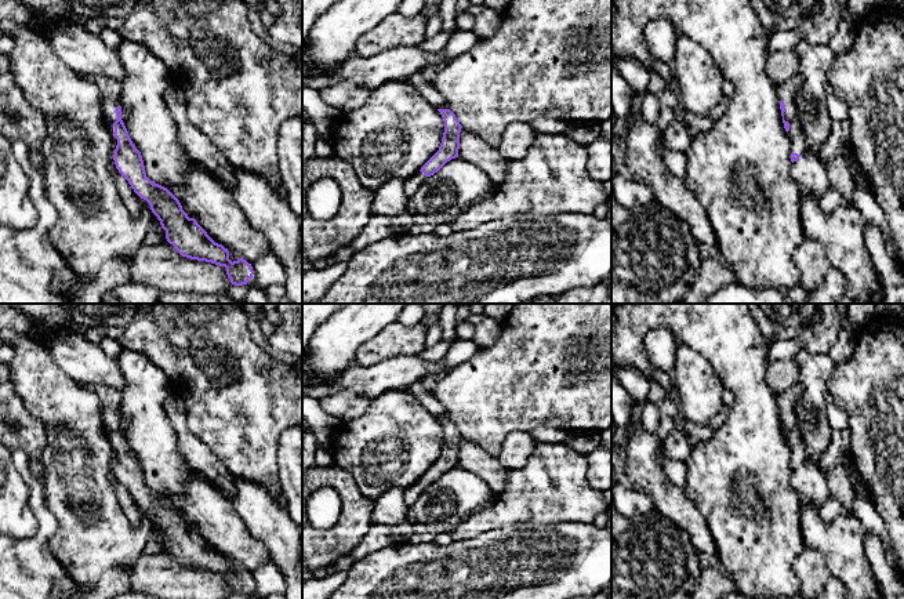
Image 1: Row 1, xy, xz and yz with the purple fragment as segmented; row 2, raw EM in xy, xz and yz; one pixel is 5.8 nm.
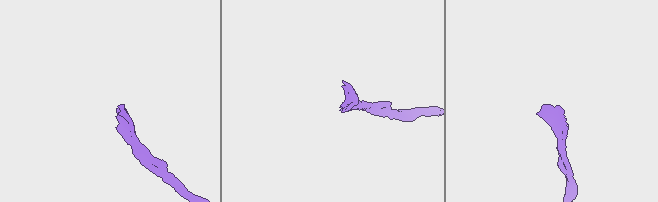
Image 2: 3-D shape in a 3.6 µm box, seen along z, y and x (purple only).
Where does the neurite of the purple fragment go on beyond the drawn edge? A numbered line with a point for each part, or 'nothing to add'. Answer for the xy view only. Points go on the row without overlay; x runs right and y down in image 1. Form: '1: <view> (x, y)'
1: xy (111, 398)

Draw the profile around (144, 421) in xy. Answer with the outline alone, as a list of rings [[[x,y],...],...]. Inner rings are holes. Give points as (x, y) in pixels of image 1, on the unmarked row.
[[[123,349],[116,362],[124,380],[120,392],[121,429],[141,461],[146,486],[167,497],[188,526],[195,527],[215,552],[229,560],[232,571],[243,567],[253,574],[269,560],[269,553],[246,529],[230,498],[193,469],[179,453],[175,431],[164,410],[164,402],[173,392],[170,380],[148,356],[131,349]]]

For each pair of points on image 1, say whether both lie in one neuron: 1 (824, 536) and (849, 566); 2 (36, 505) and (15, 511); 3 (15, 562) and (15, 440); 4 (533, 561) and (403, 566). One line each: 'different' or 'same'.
1: same
2: different
3: different
4: same

